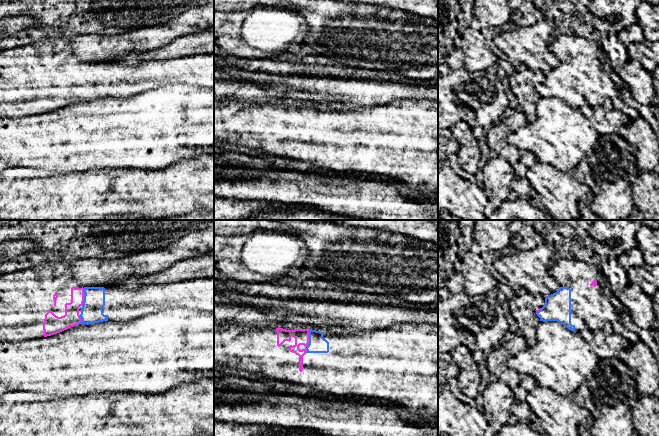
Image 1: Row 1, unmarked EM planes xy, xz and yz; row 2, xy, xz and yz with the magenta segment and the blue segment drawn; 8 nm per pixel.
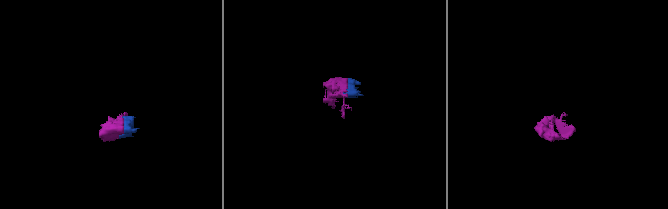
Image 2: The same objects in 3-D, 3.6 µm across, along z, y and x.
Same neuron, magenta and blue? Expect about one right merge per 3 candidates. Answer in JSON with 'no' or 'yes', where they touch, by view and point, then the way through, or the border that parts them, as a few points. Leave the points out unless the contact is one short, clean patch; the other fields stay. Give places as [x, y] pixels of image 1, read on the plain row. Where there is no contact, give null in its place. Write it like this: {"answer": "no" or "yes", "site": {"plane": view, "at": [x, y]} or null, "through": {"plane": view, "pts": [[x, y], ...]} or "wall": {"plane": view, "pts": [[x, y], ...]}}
{"answer": "yes", "site": {"plane": "xz", "at": [308, 117]}, "through": {"plane": "xz", "pts": [[301, 112], [308, 117], [313, 117], [317, 120]]}}

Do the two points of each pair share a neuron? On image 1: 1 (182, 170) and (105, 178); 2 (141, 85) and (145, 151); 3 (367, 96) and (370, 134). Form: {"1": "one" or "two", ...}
{"1": "one", "2": "two", "3": "two"}

